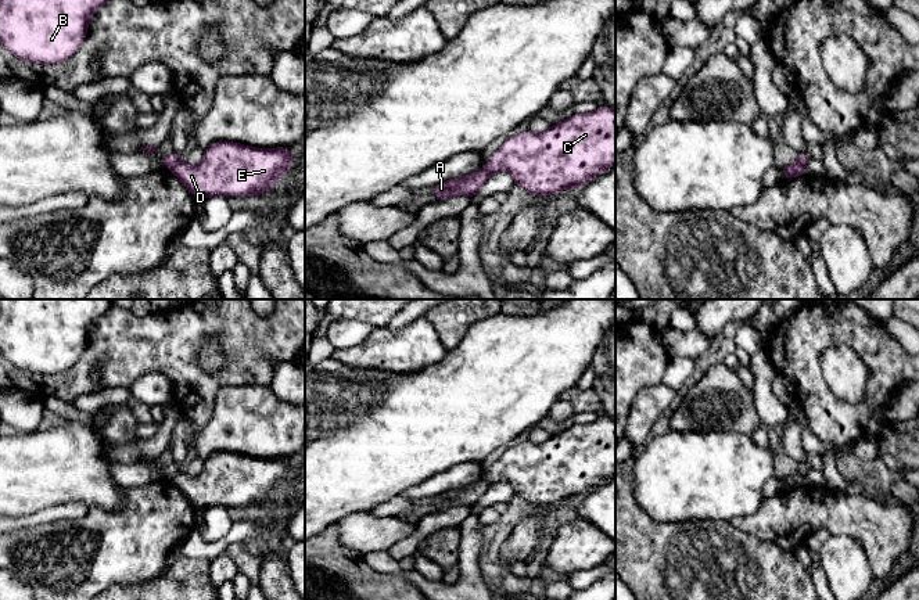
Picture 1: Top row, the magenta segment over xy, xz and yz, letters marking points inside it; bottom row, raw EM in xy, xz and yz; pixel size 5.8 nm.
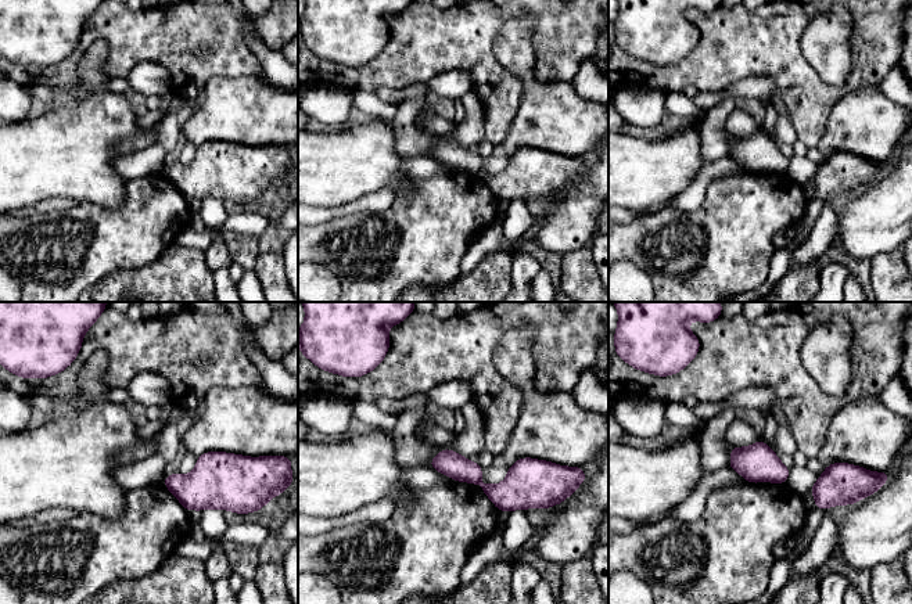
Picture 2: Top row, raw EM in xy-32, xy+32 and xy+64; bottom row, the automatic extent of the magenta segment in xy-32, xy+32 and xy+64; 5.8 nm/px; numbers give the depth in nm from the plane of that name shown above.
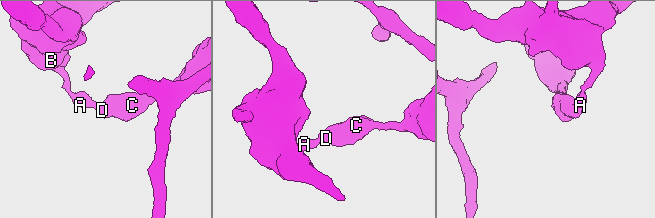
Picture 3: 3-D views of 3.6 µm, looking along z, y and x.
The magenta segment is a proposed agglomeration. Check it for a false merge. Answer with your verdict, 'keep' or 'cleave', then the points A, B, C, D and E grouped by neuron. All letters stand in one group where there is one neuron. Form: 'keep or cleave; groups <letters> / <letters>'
cleave; groups A B / C D E

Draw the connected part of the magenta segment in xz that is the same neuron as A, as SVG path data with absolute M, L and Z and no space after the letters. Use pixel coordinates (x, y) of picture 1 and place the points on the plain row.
M481 478L471 485L435 495L432 496L432 502L439 511L448 510L453 506L469 506L475 510L478 500L484 496L488 488L489 485Z

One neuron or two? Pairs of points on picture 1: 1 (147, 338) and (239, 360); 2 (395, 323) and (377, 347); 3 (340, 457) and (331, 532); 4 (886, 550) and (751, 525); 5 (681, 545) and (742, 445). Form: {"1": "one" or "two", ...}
{"1": "one", "2": "two", "3": "two", "4": "one", "5": "two"}

